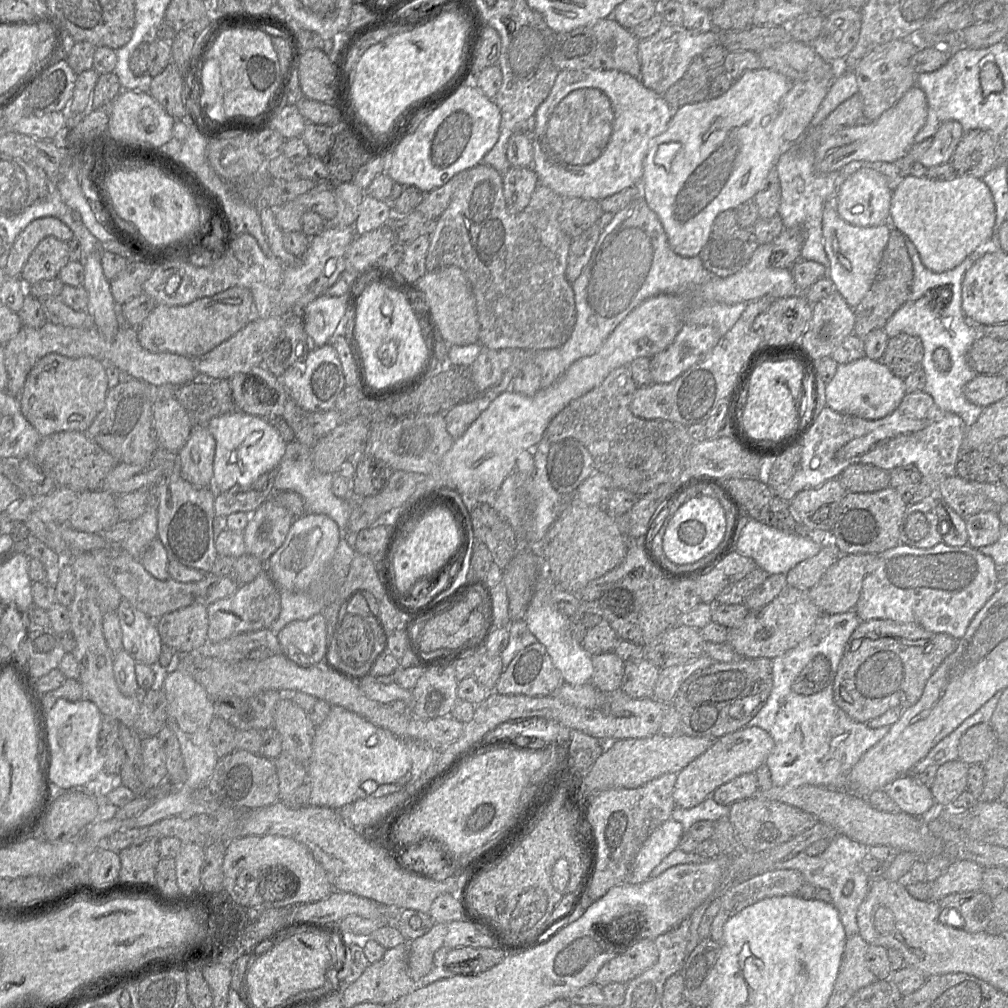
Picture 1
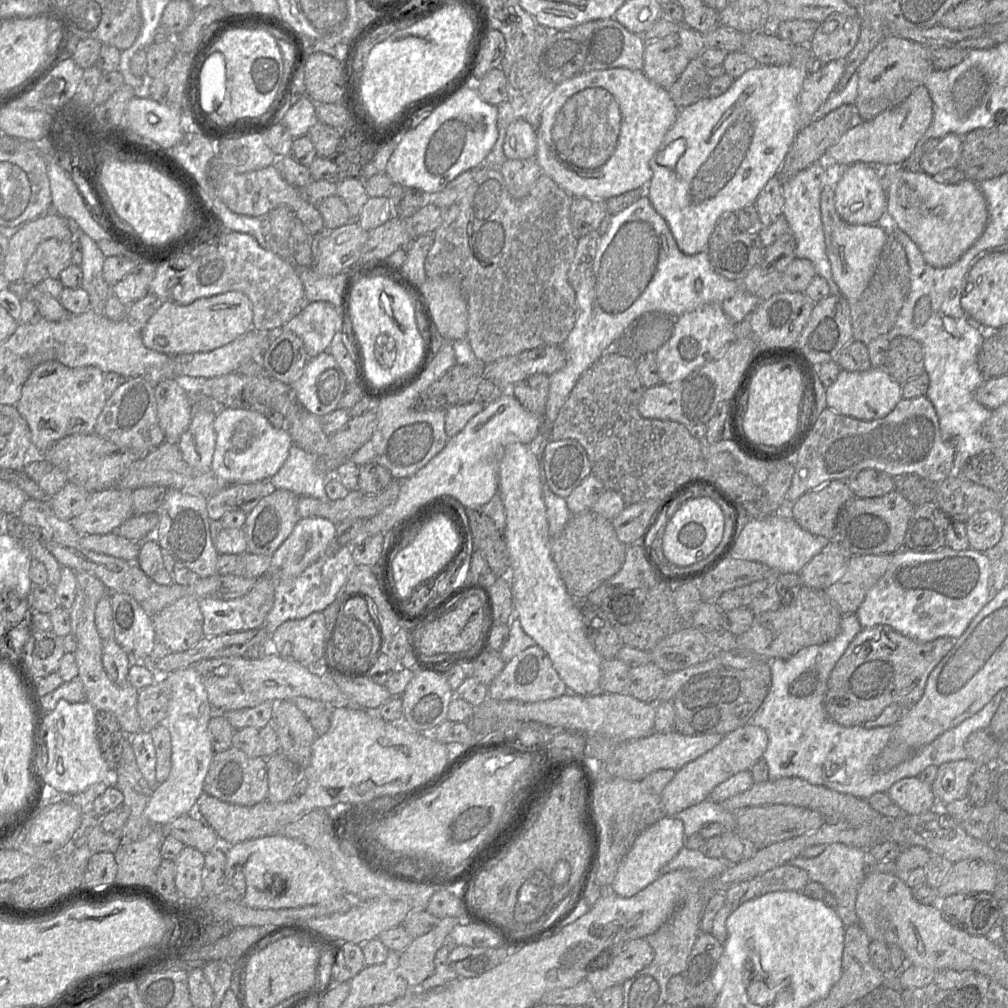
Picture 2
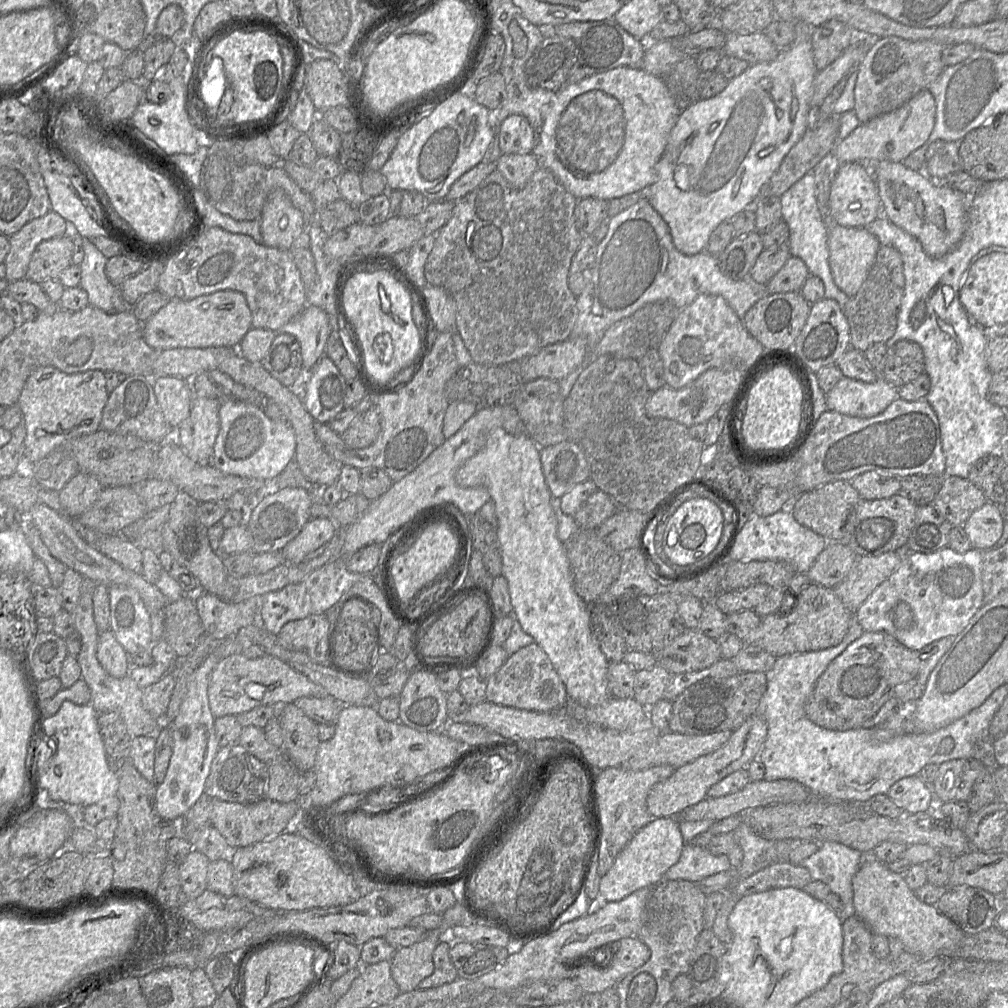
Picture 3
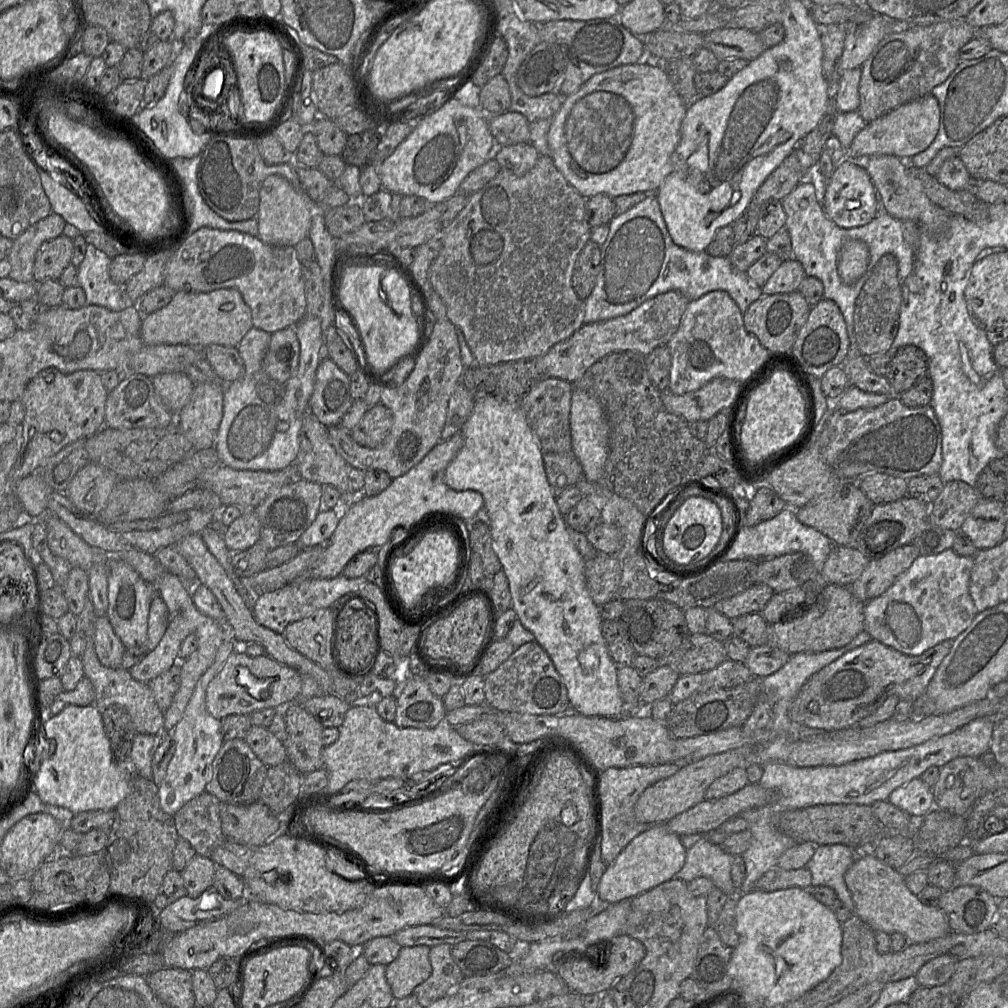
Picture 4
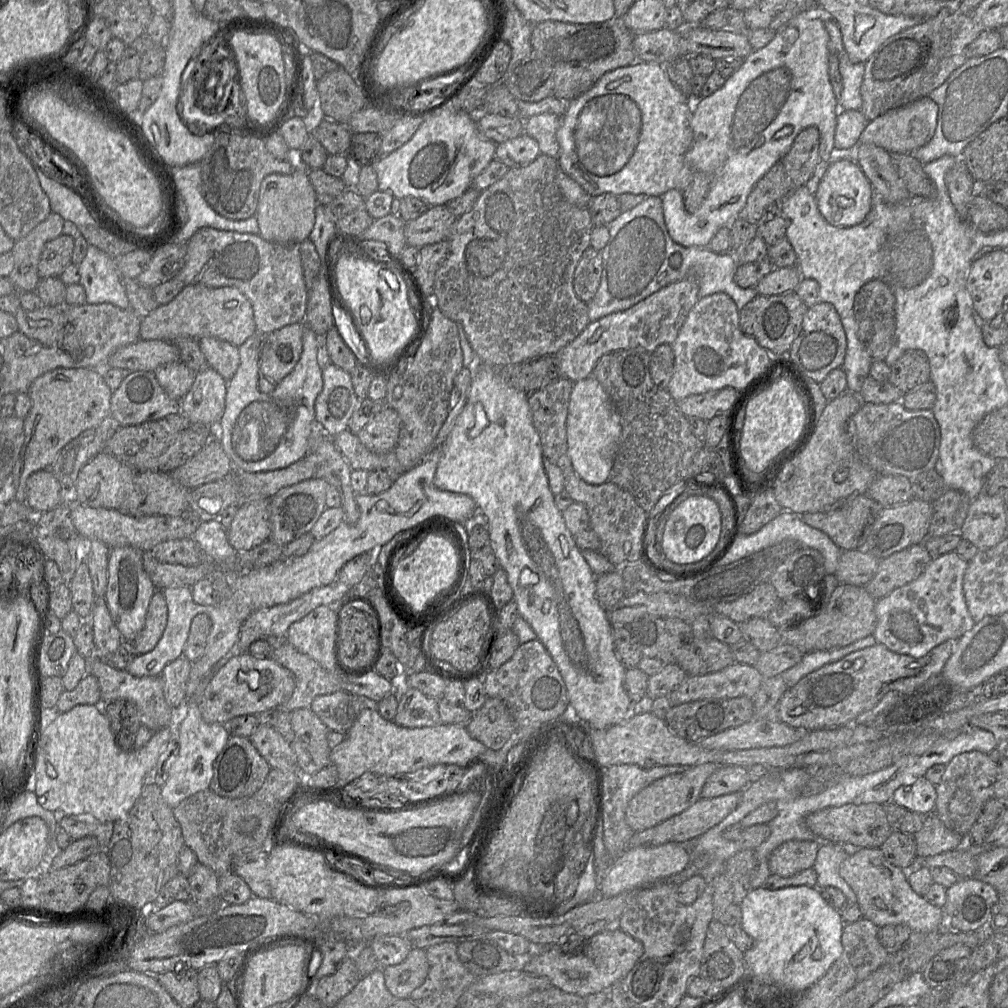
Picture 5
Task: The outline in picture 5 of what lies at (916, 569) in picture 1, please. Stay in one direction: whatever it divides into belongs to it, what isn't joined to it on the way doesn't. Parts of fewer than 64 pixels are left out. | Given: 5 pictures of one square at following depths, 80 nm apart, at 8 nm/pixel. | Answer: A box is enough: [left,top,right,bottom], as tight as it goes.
[873,552,975,658]

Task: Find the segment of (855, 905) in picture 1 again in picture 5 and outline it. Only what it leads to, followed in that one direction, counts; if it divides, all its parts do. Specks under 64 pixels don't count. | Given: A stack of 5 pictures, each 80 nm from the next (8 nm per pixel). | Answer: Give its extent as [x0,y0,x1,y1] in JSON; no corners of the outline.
[813,843,857,904]

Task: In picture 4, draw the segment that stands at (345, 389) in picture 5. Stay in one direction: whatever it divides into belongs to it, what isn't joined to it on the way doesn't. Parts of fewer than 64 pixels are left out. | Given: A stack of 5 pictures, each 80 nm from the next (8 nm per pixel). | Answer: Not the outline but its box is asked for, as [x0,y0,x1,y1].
[309,359,353,428]

